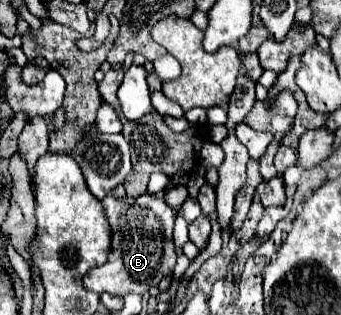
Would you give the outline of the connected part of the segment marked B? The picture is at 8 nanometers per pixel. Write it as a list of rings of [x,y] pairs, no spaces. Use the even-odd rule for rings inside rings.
[[[150,194],[136,198],[134,206],[126,206],[124,200],[114,196],[106,196],[102,204],[112,226],[112,250],[106,264],[90,268],[84,274],[84,288],[96,294],[108,292],[112,296],[126,296],[132,292],[146,294],[176,266],[176,250],[172,242],[174,212],[162,198]]]

